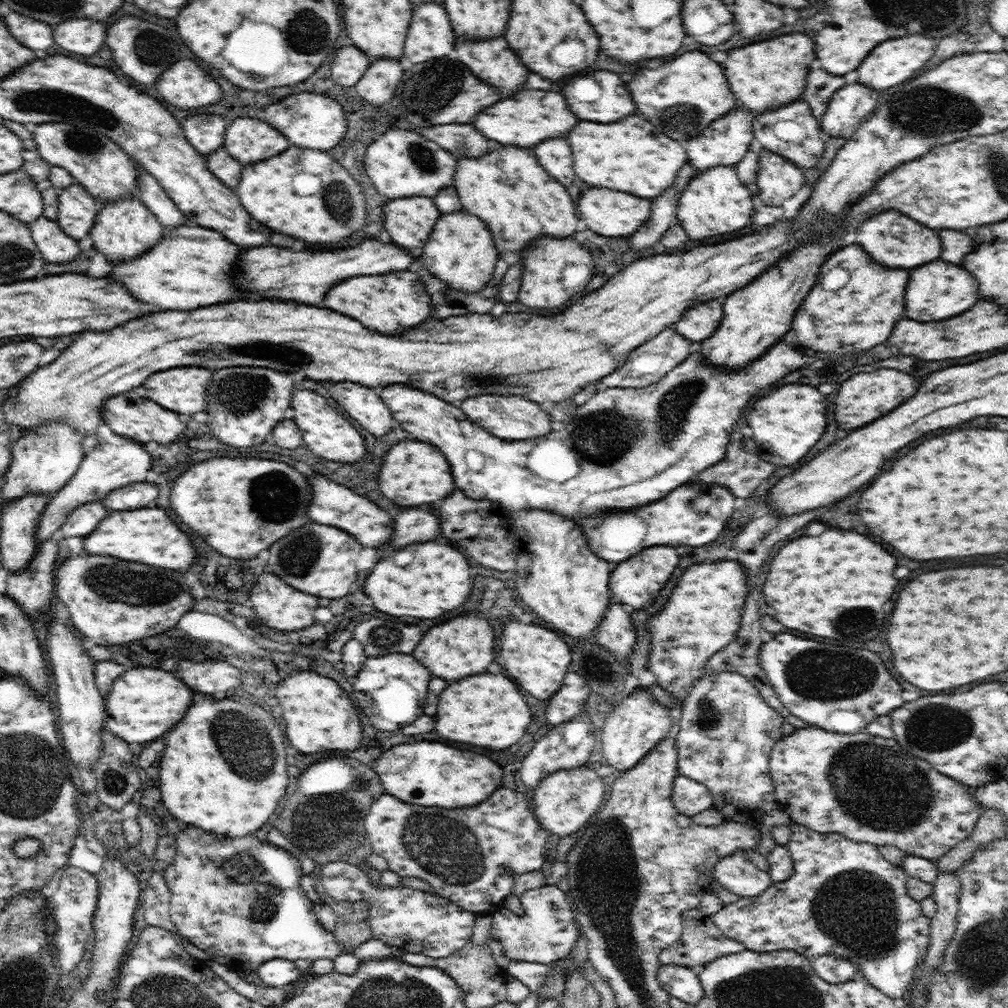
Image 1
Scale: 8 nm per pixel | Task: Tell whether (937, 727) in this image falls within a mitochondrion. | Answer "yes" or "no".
yes

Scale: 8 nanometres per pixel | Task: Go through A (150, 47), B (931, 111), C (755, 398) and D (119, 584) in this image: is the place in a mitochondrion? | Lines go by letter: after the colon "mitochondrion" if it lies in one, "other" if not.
A: mitochondrion
B: mitochondrion
C: other
D: mitochondrion

